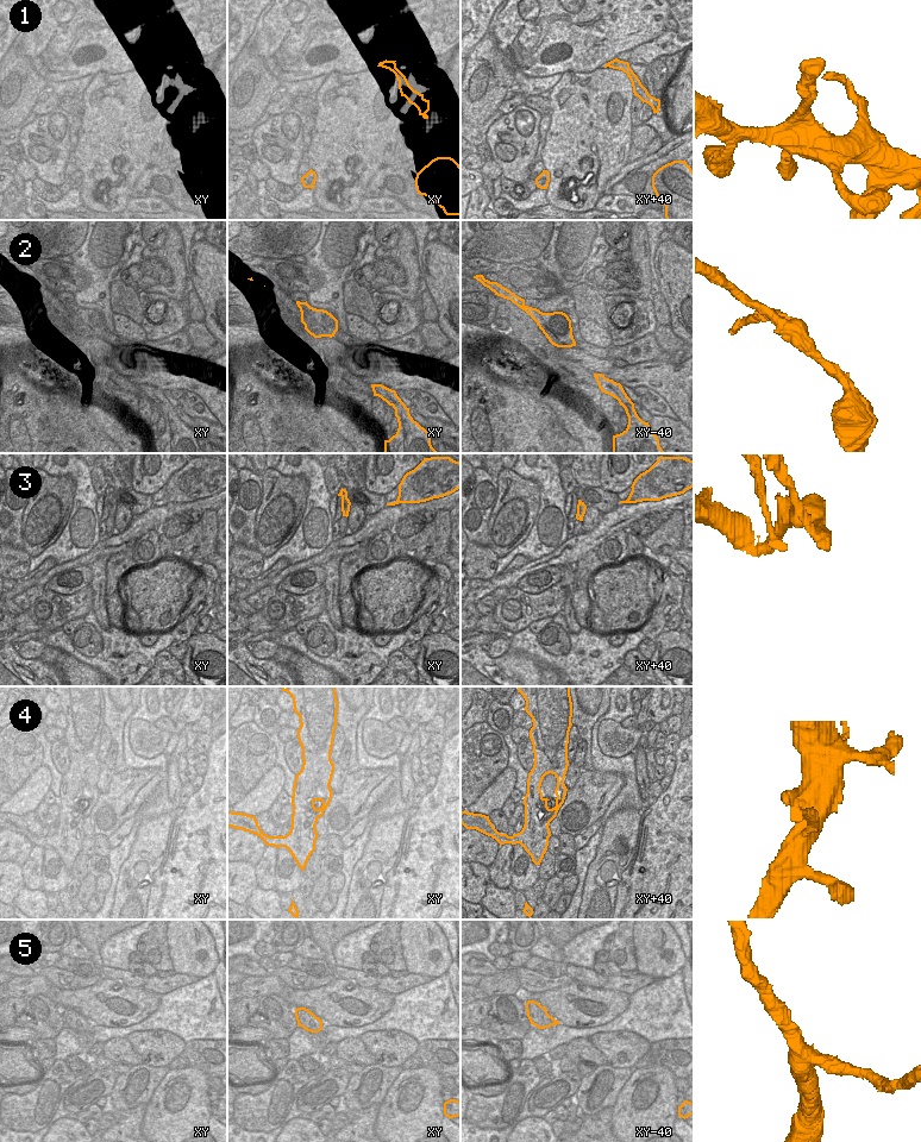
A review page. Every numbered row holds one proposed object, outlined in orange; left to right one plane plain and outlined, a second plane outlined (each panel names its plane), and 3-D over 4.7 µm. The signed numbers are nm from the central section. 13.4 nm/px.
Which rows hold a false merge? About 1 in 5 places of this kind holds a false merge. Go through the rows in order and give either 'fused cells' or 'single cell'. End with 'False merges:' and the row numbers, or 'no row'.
1: single cell
2: single cell
3: fused cells
4: single cell
5: single cell
False merges: 3

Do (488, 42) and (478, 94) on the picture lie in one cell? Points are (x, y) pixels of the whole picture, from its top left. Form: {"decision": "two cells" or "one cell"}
{"decision": "one cell"}

